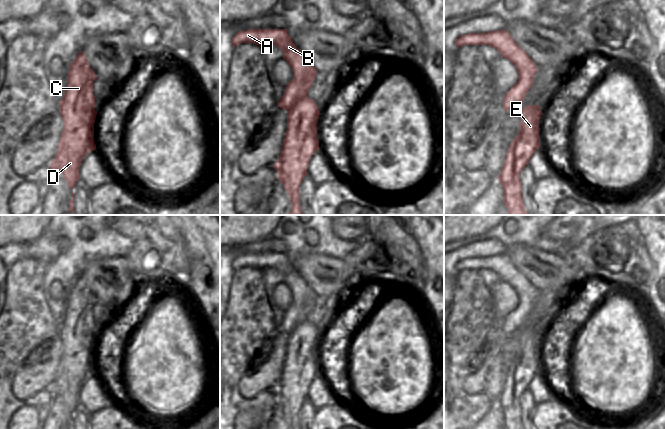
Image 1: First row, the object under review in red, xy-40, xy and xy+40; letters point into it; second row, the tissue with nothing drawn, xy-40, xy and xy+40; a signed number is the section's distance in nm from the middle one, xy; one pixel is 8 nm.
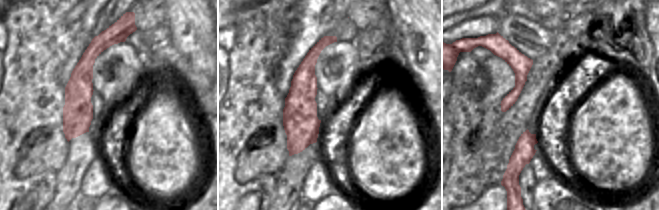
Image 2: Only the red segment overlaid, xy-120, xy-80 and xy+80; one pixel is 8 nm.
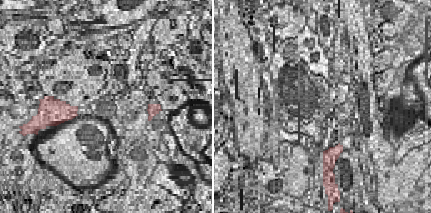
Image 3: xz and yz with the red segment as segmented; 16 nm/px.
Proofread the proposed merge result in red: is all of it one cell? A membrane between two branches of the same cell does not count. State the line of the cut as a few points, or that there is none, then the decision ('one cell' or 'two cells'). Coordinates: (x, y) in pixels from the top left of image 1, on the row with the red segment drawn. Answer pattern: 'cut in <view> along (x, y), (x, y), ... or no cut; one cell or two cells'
cut in xy along (293, 78), (297, 81), (305, 77), (306, 91); two cells

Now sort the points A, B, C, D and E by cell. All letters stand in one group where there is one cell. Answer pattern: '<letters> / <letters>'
A B / C D E

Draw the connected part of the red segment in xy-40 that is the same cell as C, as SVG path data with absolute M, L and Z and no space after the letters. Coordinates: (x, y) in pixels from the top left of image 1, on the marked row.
M81 51L78 60L67 75L67 88L59 102L63 130L55 158L49 164L52 172L60 171L69 188L79 180L83 158L96 150L94 123L97 115L93 82L97 76Z

